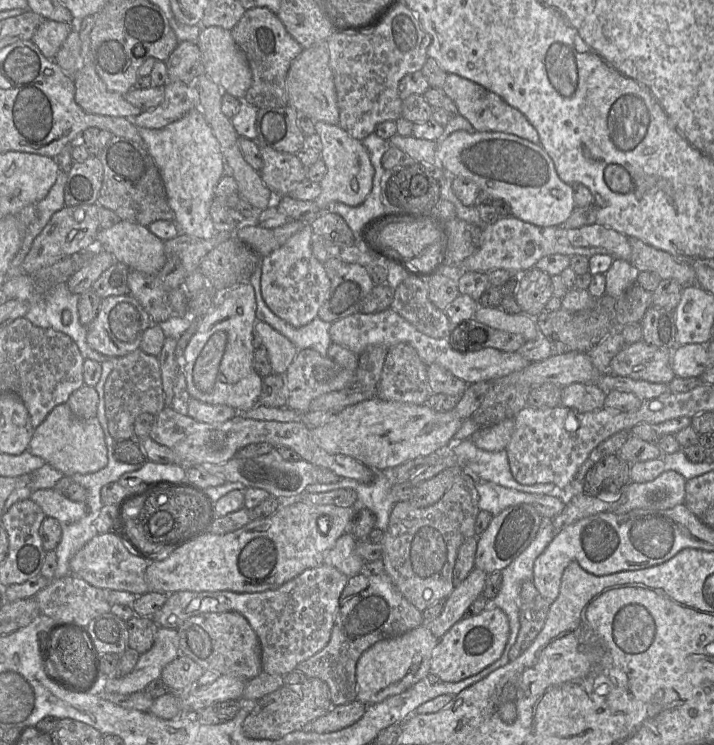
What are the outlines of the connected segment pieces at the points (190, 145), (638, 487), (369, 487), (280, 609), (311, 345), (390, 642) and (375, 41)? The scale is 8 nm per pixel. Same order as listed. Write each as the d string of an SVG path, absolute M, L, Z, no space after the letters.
M194 109L161 129L137 129L159 169L168 204L181 233L200 239L212 238L216 230L210 217L210 207L215 200L215 188L224 176L224 156L201 109Z
M672 470L644 483L629 482L609 511L625 514L634 509L666 510L683 504L686 480Z
M374 470L374 480L369 483L360 483L354 479L341 478L338 482L330 484L314 483L305 489L307 493L322 493L341 488L352 489L357 494L359 506L363 506L376 516L375 528L385 532L388 528L391 511L396 504L391 492L392 484L386 473Z
M322 564L303 571L275 590L254 593L177 591L167 594L166 602L151 618L159 627L176 629L191 616L212 612L239 613L257 634L261 646L263 671L284 676L295 670L299 663L319 652L328 643L339 598L348 580L349 577L336 568Z
M260 262L249 280L255 291L257 304L256 320L269 324L273 329L287 337L298 351L312 349L321 356L328 356L328 349L332 343L330 338L330 327L332 323L323 321L317 317L309 324L296 328L279 318L270 310L262 298L261 275Z
M423 624L397 637L380 640L362 653L356 665L357 700L365 705L400 694L430 671L430 660L439 639Z
M405 2L396 4L386 18L368 33L333 33L326 43L341 129L362 141L375 131L378 124L402 117L399 82L405 75L423 68L431 43L430 35Z

